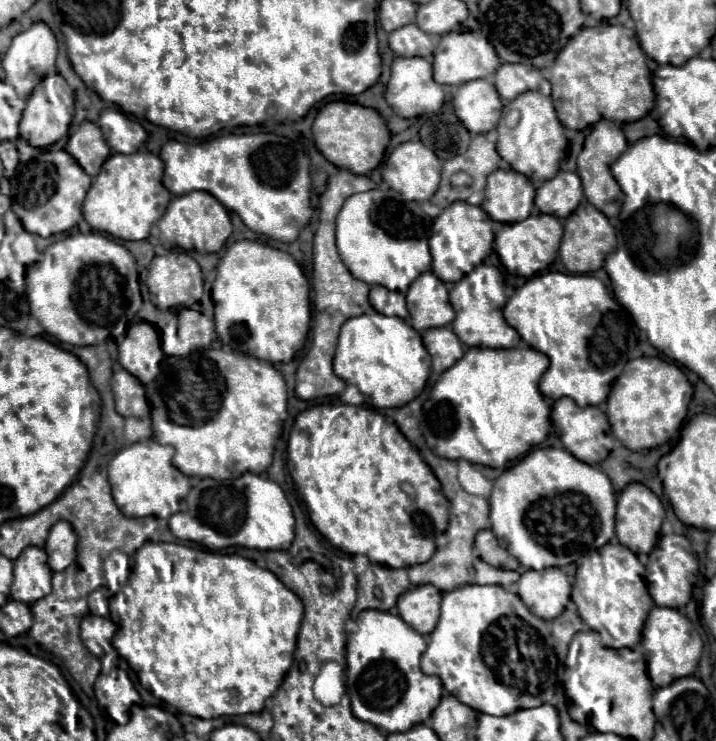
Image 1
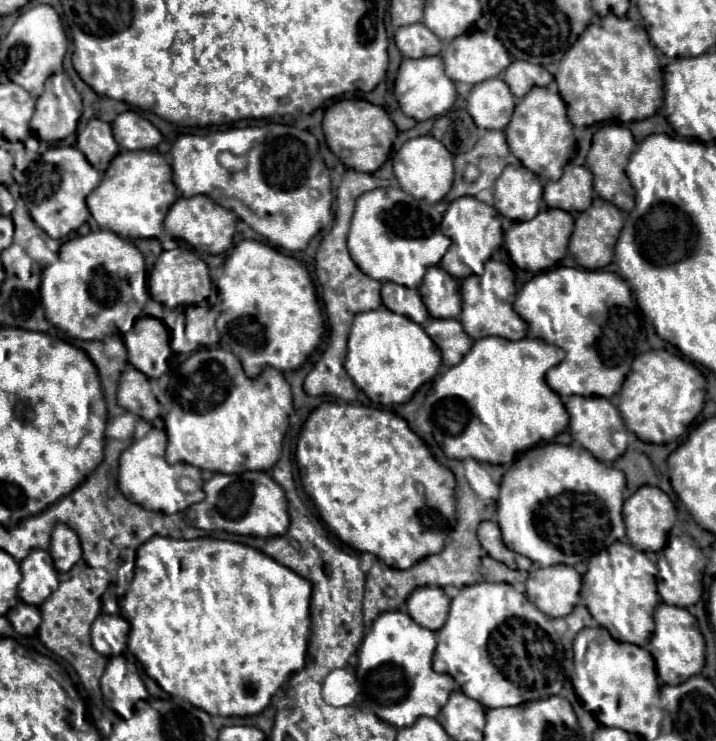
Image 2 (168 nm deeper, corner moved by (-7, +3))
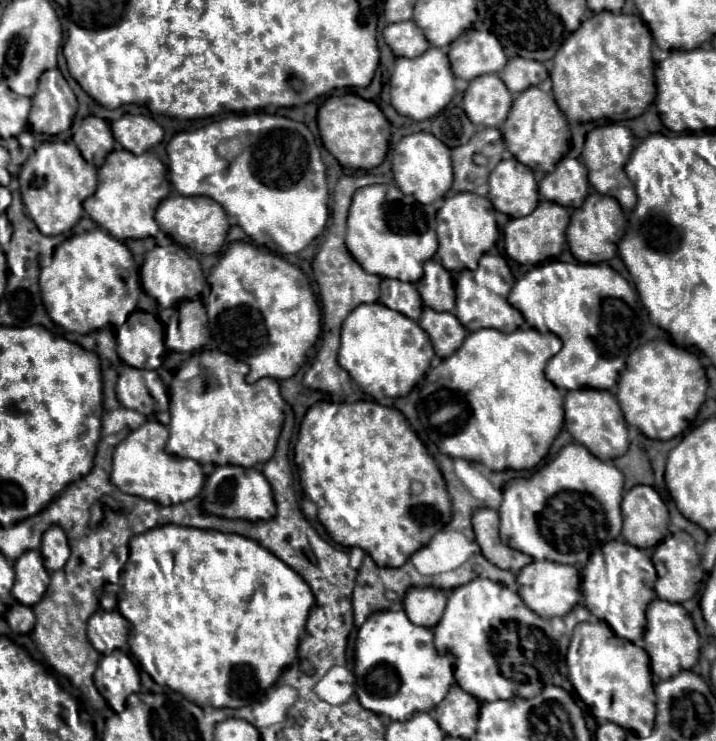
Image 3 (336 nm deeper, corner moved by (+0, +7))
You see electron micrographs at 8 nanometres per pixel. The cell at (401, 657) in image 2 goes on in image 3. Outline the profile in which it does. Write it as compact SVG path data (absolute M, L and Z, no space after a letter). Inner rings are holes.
M377 611L359 627L355 645L357 697L365 709L385 715L391 721L405 721L417 711L431 711L439 705L453 685L453 665L455 657L451 653L439 653L435 649L433 631L413 625L403 611Z

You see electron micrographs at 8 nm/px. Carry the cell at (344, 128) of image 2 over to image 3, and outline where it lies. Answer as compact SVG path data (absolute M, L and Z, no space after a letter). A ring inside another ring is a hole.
M353 93L333 95L319 107L317 123L319 123L319 133L321 133L325 149L343 167L373 169L383 163L387 149L389 149L391 125L373 101L367 101L367 99L353 95ZM349 101L355 101L355 103L349 103Z

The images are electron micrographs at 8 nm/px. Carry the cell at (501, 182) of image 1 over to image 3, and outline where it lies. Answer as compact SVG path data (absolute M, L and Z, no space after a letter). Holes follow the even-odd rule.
M513 157L501 161L489 175L487 197L497 211L509 217L529 215L539 203L533 171Z

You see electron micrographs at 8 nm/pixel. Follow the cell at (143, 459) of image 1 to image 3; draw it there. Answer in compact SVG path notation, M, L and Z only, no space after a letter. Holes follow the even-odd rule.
M145 421L141 427L133 429L115 447L111 483L117 485L123 493L137 495L155 501L159 505L175 505L197 497L205 485L205 475L201 465L193 459L169 455L165 451L167 439L169 439L169 429L159 421Z

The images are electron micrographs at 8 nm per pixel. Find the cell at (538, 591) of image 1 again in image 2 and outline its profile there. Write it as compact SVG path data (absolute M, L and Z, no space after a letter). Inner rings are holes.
M568 565L532 569L526 597L548 617L566 617L578 603L582 577Z

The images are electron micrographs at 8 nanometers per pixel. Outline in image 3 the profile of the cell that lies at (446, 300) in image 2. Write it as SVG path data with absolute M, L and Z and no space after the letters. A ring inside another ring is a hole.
M435 259L425 263L423 277L415 283L423 303L437 311L453 311L455 307L455 289L451 273Z

